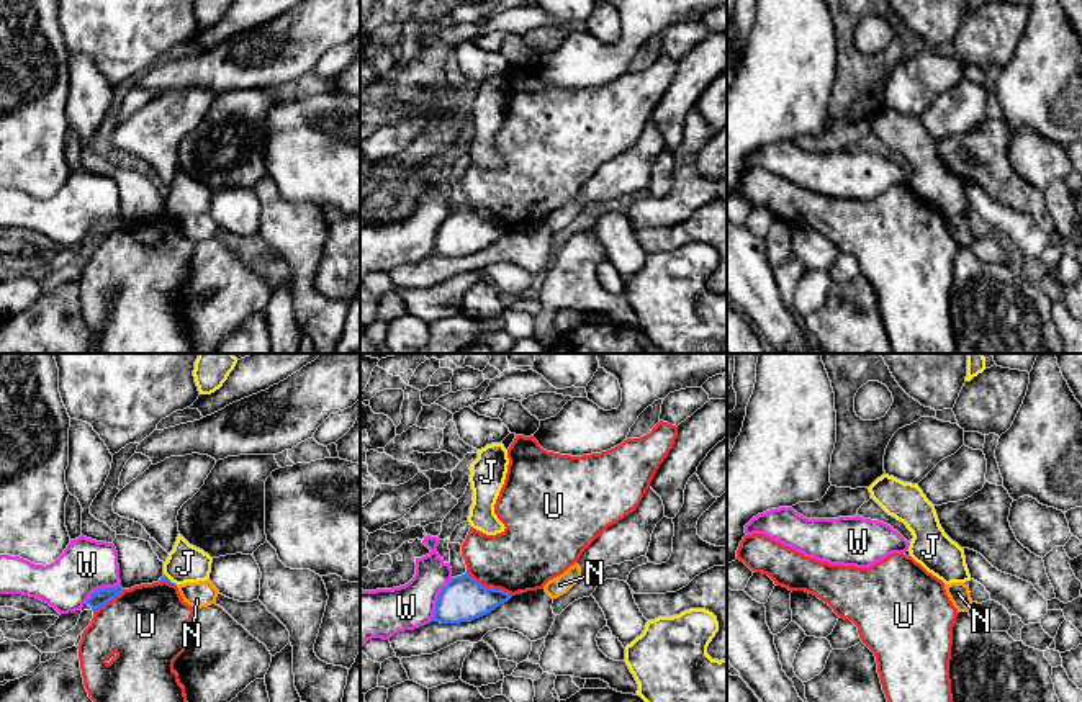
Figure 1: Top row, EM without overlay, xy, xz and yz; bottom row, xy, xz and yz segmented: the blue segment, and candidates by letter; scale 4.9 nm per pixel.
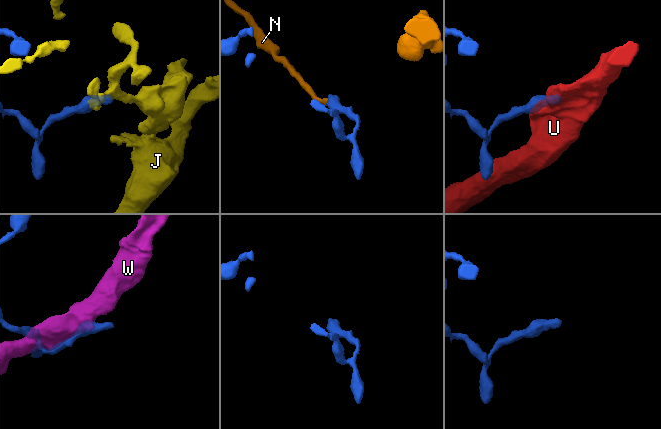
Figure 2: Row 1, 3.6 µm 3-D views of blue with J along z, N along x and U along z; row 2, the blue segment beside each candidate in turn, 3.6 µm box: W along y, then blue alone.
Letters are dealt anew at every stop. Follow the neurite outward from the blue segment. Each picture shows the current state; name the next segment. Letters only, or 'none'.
none

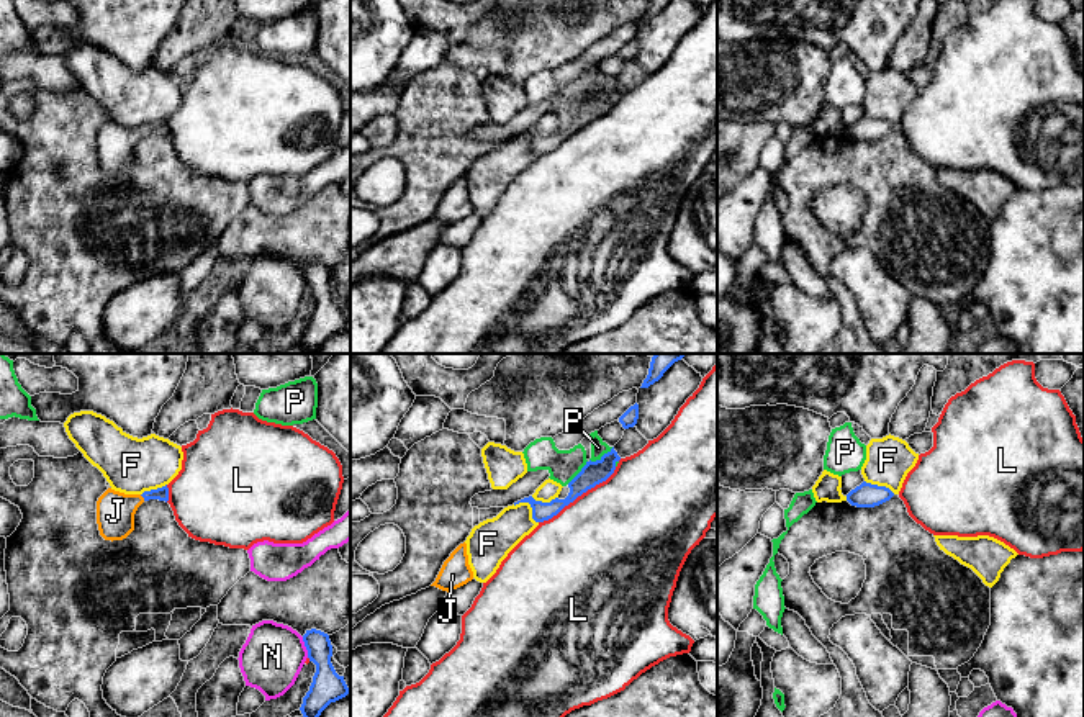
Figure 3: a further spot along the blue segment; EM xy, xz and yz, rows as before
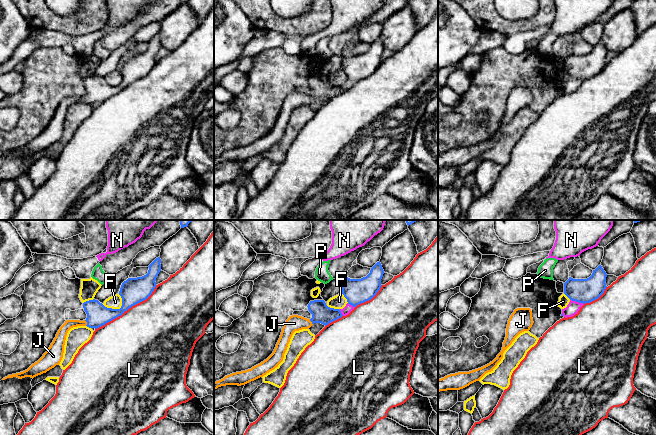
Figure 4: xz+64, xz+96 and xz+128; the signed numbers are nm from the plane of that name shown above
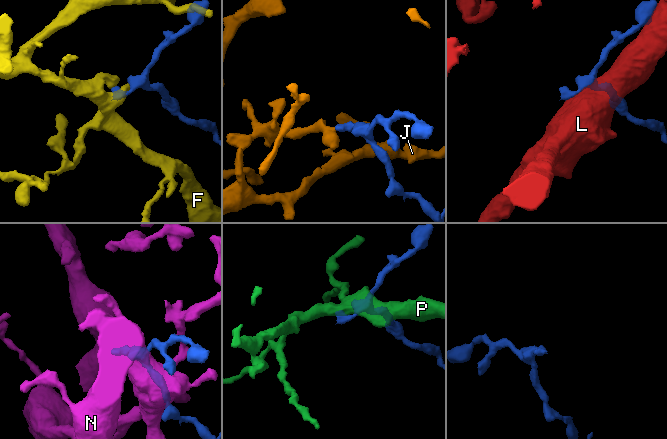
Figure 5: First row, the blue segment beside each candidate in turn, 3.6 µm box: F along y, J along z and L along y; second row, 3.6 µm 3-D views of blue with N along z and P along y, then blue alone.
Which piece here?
J

